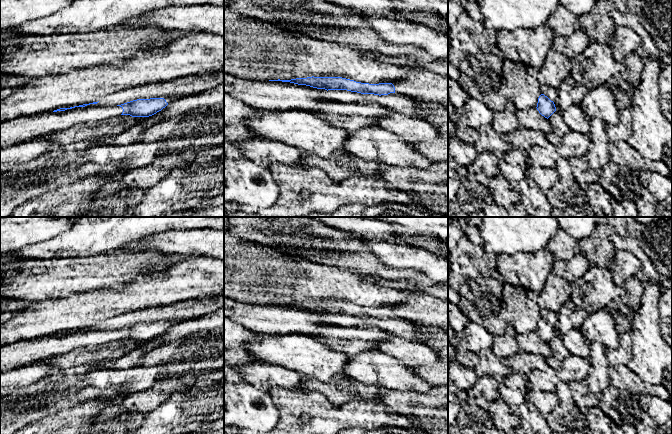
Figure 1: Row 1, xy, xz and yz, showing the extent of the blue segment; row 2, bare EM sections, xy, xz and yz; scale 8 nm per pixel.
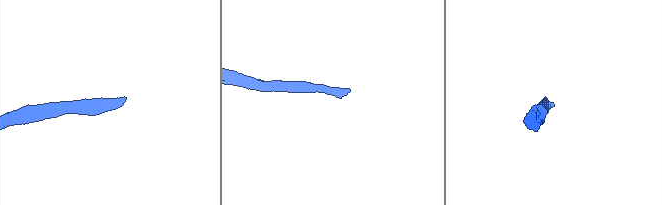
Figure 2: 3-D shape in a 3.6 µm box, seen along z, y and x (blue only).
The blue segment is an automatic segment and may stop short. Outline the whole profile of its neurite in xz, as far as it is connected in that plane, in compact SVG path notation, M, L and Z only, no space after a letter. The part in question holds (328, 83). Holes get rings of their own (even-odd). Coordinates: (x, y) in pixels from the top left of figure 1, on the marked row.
M307 77L307 78L296 78L291 80L269 80L269 81L282 81L290 82L298 85L306 85L317 89L325 89L326 99L339 102L355 102L364 101L374 104L380 104L382 106L392 109L396 113L401 113L406 116L420 118L422 109L420 105L424 103L410 97L405 97L395 92L395 87L392 83L379 83L369 84L356 82L354 80L342 78L342 77Z

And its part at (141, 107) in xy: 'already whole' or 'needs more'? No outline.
needs more

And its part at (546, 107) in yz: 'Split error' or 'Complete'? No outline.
Split error

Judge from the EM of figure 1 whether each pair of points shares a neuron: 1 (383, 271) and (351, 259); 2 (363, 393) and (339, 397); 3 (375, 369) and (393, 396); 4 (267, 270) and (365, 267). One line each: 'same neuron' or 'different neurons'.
1: same neuron
2: same neuron
3: different neurons
4: different neurons

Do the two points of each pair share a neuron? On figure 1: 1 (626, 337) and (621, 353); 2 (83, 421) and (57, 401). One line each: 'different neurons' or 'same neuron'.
1: same neuron
2: different neurons

